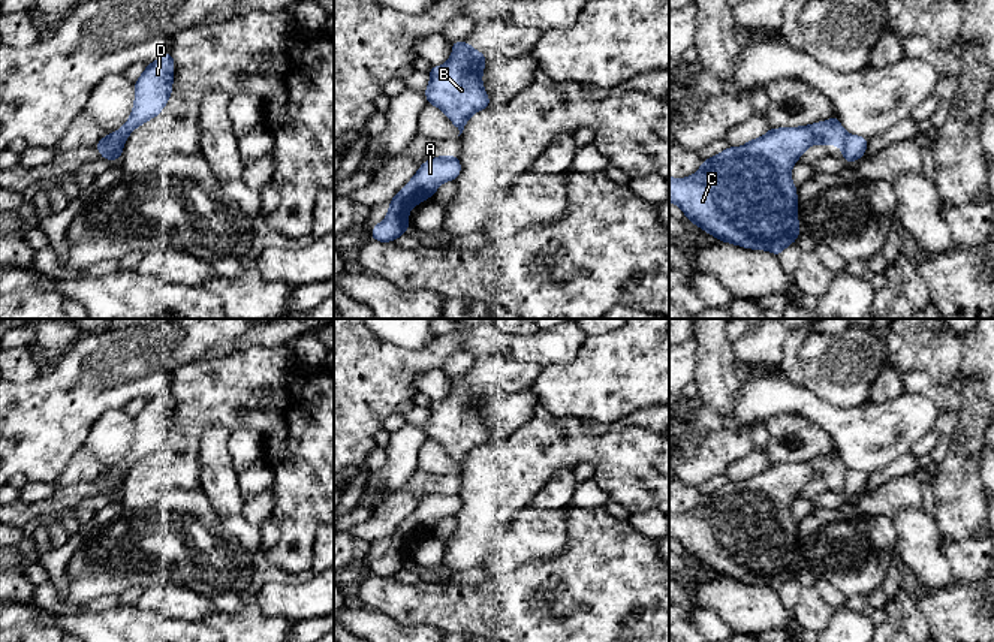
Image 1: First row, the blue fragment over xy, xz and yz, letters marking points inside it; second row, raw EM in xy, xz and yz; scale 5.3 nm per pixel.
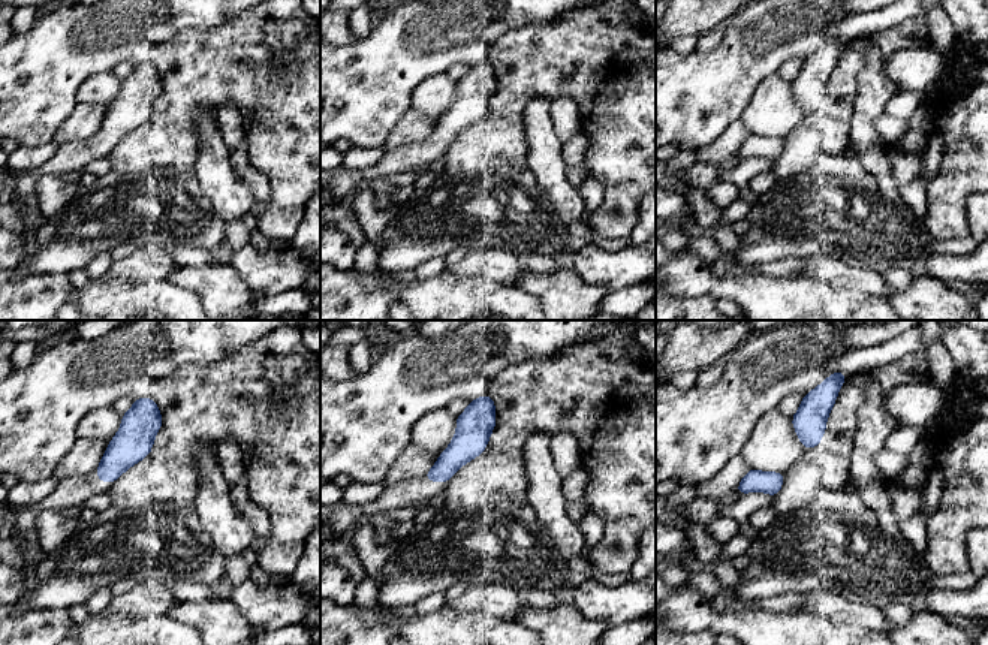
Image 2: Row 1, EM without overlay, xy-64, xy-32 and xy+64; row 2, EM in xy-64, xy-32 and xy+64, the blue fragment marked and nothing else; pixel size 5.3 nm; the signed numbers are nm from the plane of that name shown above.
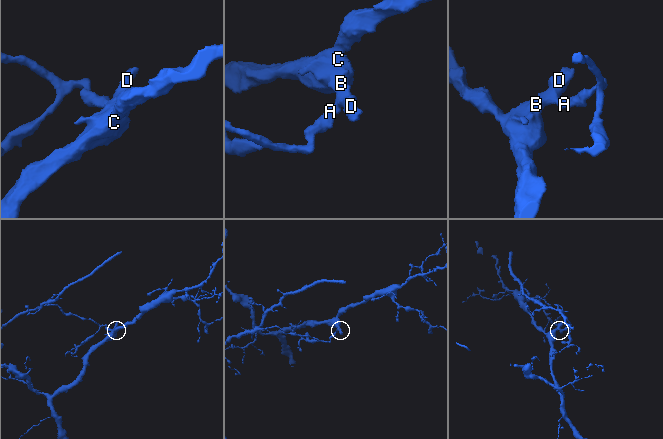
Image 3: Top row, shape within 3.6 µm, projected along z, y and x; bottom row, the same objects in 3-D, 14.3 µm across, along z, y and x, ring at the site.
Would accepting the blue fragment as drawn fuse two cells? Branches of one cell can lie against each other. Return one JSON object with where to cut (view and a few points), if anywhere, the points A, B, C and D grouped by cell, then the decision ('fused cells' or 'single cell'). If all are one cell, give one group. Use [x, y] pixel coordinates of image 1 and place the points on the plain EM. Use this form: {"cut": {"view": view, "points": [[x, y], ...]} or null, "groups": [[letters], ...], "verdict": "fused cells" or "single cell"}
{"cut": {"view": "xy", "points": [[108, 470], [108, 481], [101, 485]]}, "groups": [["A"], ["B", "C", "D"]], "verdict": "fused cells"}

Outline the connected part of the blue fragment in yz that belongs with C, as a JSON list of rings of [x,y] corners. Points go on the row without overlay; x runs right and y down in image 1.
[[[837,450],[810,461],[771,462],[762,473],[743,482],[728,482],[716,492],[702,495],[699,506],[687,513],[669,512],[669,537],[677,539],[689,557],[719,576],[780,591],[789,579],[796,578],[801,567],[796,522],[790,513],[792,501],[816,477],[840,480],[844,488],[846,473],[847,467]]]

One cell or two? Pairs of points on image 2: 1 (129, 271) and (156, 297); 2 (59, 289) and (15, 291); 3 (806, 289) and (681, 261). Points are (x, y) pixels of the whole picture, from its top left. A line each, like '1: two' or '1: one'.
1: two
2: one
3: one

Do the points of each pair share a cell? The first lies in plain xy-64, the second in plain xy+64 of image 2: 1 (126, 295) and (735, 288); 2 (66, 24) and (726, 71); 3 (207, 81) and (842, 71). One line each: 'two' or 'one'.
1: one
2: one
3: one

